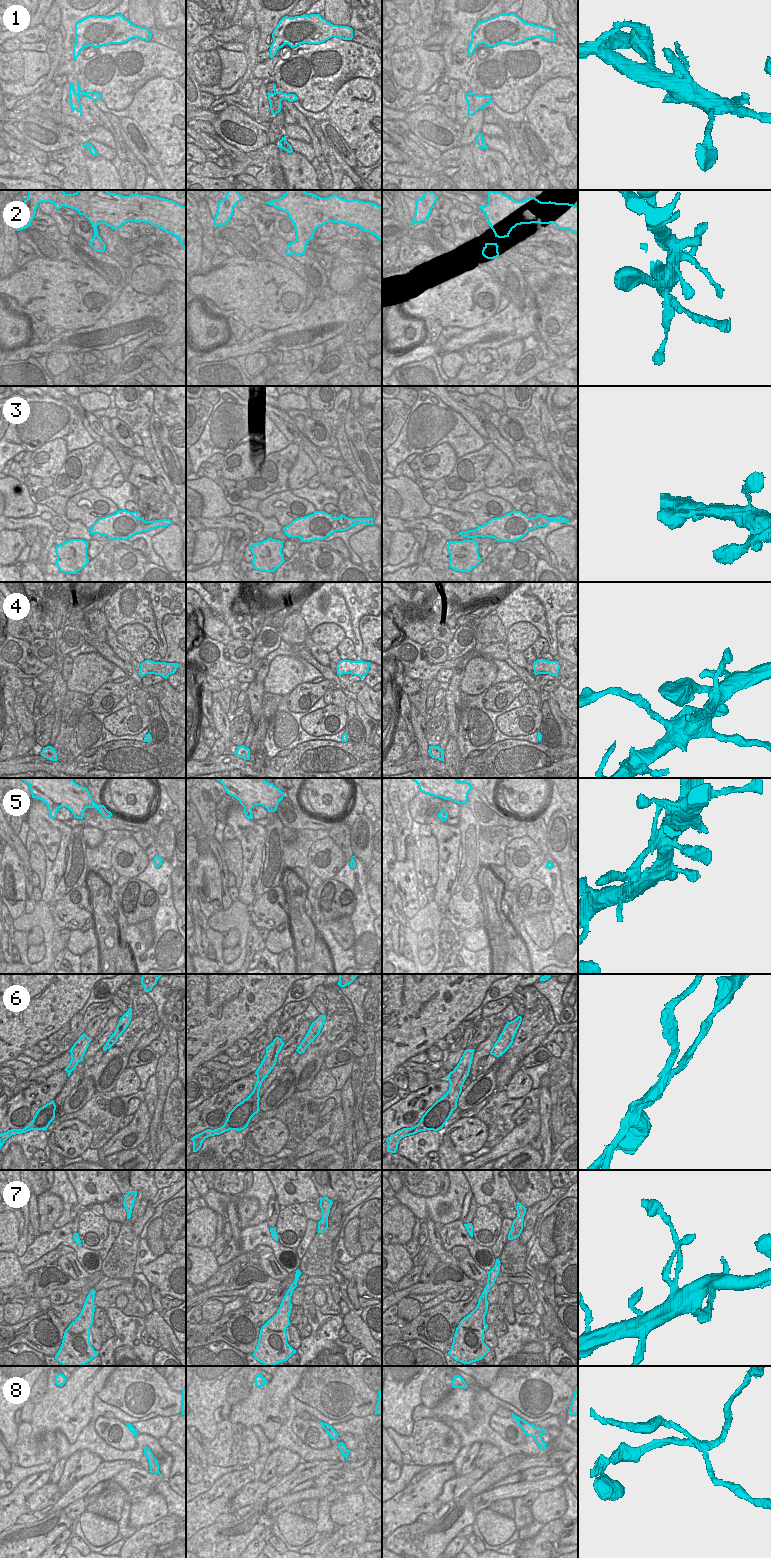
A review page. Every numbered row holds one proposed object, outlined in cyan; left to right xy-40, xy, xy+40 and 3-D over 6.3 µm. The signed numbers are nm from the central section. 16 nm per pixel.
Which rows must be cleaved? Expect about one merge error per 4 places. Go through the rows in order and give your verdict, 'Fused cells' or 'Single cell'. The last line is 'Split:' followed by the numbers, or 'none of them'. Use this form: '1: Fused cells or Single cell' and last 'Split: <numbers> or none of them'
1: Fused cells
2: Single cell
3: Single cell
4: Fused cells
5: Single cell
6: Fused cells
7: Single cell
8: Fused cells
Split: 1, 4, 6, 8

